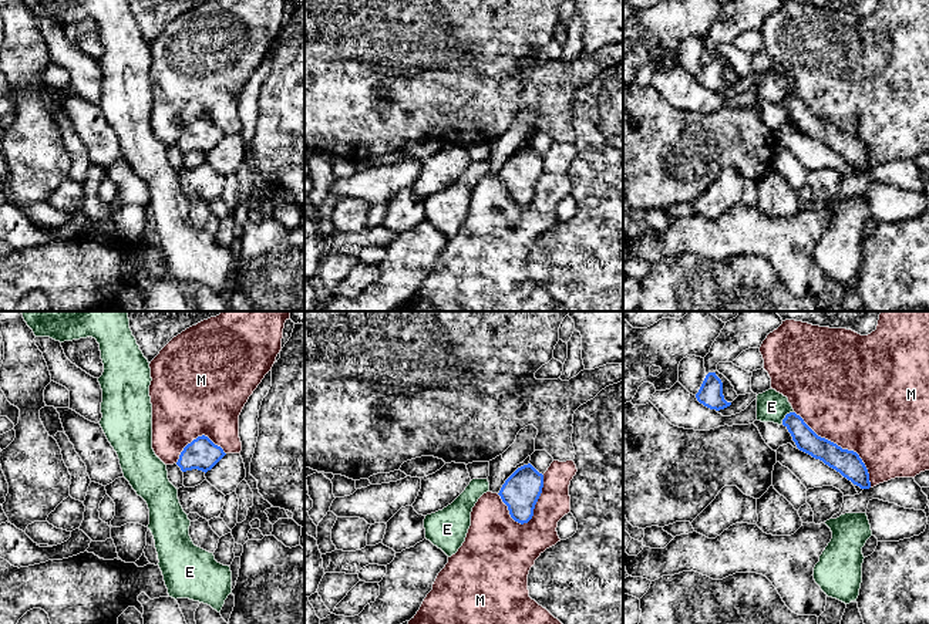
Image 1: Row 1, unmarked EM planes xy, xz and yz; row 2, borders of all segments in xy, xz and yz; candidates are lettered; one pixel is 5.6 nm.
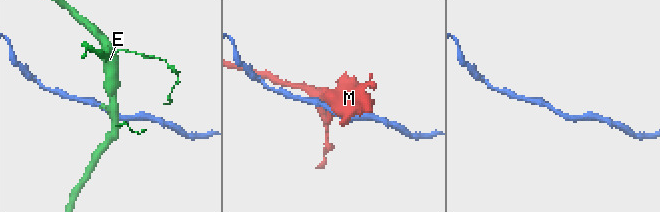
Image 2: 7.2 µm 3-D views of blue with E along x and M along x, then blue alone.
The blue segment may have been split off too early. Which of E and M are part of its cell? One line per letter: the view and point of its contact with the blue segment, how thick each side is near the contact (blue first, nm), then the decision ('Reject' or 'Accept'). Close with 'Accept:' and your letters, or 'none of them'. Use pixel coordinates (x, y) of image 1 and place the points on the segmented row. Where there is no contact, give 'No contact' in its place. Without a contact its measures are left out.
E: Touches blue at yz (786, 415). Thickness 130 nm (blue) against 180 nm. Reject
M: Touches blue at yz (841, 448). Thickness 150 nm (blue) against 480 nm. Reject
Accept: none of them

